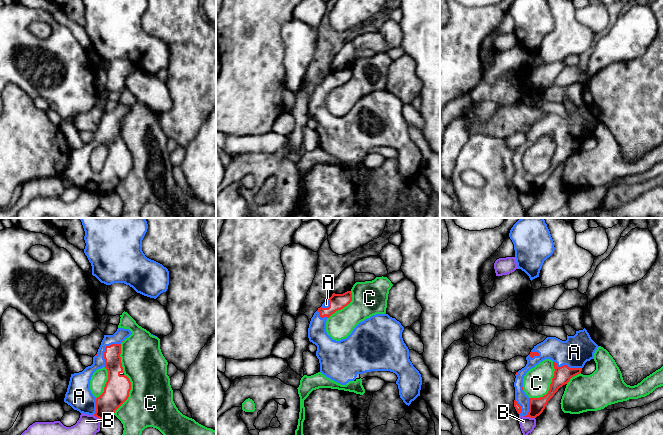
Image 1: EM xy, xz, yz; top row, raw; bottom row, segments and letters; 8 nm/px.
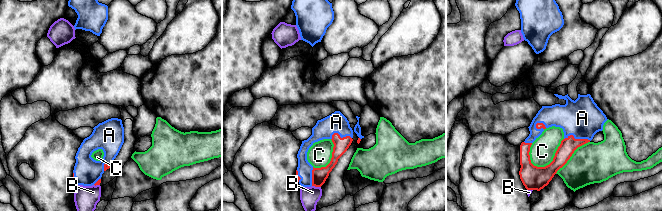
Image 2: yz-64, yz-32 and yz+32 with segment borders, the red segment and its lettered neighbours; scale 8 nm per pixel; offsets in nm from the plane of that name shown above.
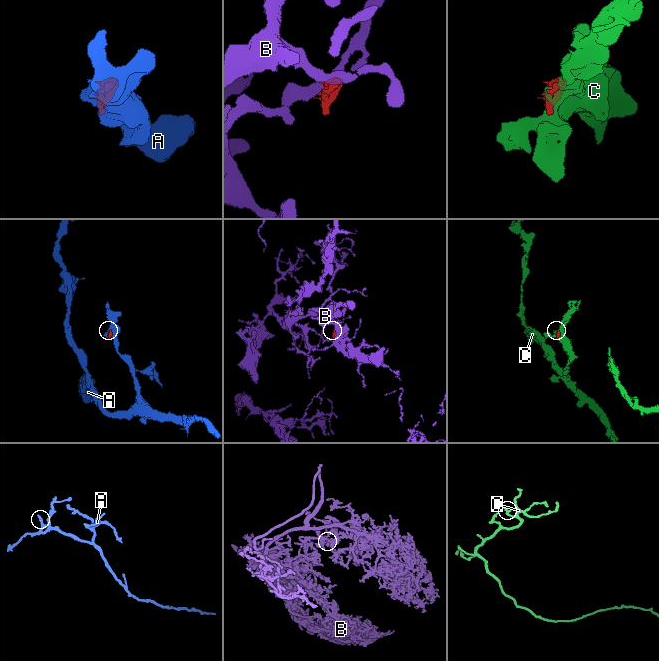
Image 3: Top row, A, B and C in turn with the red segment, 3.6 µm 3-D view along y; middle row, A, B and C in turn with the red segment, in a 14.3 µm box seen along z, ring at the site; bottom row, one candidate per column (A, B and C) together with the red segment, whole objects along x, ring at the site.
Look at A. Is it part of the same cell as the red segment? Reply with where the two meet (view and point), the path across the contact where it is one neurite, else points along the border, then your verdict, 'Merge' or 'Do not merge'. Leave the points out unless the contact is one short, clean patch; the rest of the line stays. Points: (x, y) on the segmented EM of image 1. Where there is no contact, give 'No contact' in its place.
Touches red at xy (105, 349). Merge

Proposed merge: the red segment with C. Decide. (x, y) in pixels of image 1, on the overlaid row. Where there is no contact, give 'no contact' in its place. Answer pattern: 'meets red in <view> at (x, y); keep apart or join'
meets red in yz at (550, 386); keep apart

